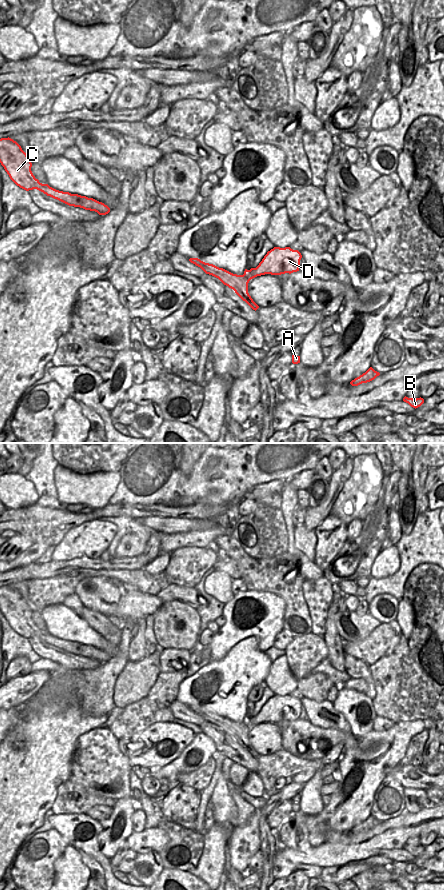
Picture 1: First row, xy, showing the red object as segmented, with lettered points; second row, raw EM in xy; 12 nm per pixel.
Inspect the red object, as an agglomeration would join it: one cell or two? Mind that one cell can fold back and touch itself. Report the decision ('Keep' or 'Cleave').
Cleave

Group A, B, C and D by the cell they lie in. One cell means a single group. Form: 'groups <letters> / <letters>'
groups A B C / D

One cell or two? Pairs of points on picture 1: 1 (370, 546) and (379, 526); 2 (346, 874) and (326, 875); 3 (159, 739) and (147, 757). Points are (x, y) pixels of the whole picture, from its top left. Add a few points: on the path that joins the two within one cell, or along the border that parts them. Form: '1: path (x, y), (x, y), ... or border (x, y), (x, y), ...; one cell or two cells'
1: path (370, 541), (374, 531); one cell
2: path (341, 874), (331, 876); one cell
3: path (153, 741), (151, 742), (151, 751); one cell

